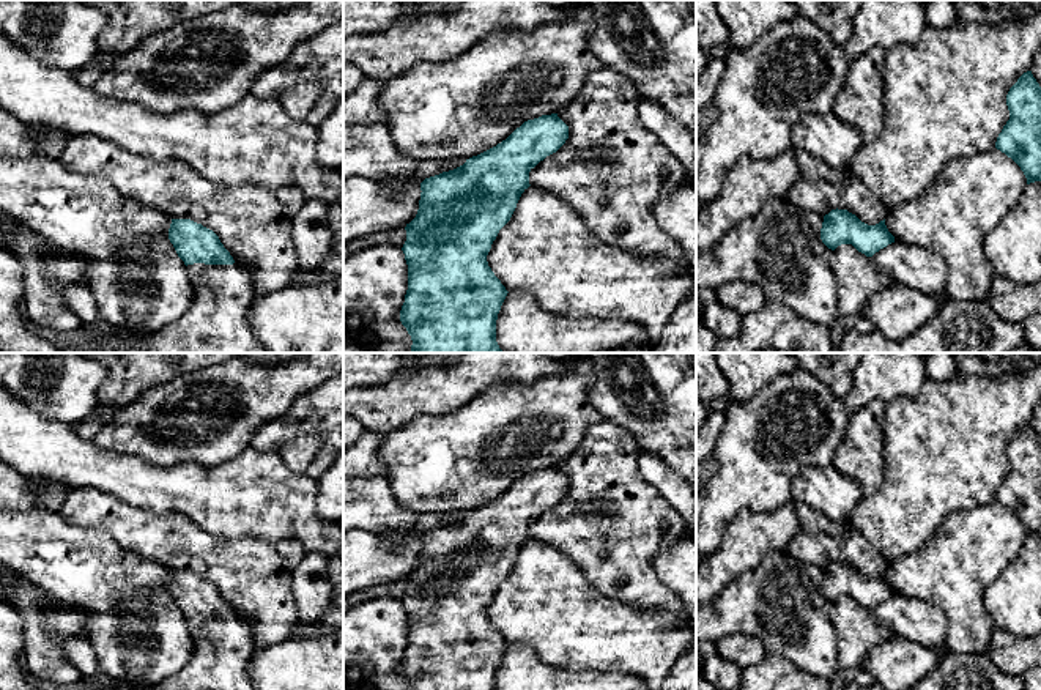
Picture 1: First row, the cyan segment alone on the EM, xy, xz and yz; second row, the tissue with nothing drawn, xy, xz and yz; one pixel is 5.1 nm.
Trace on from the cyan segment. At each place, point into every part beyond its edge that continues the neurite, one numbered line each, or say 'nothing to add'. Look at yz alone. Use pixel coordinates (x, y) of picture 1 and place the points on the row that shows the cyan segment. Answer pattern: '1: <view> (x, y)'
nothing to add

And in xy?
1: xy (218, 320)

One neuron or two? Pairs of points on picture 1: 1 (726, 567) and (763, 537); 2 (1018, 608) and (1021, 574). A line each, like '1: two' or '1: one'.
1: one
2: one

